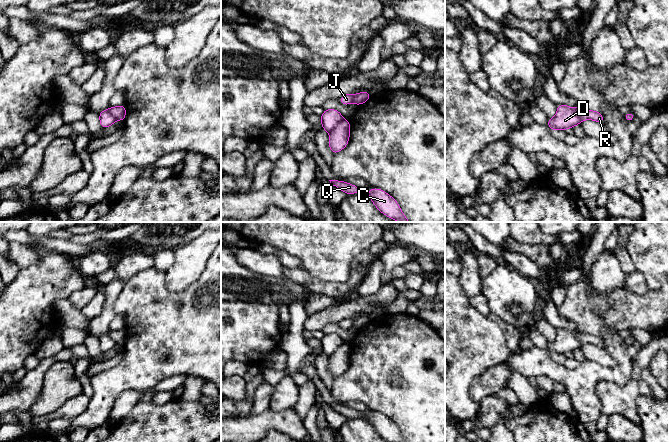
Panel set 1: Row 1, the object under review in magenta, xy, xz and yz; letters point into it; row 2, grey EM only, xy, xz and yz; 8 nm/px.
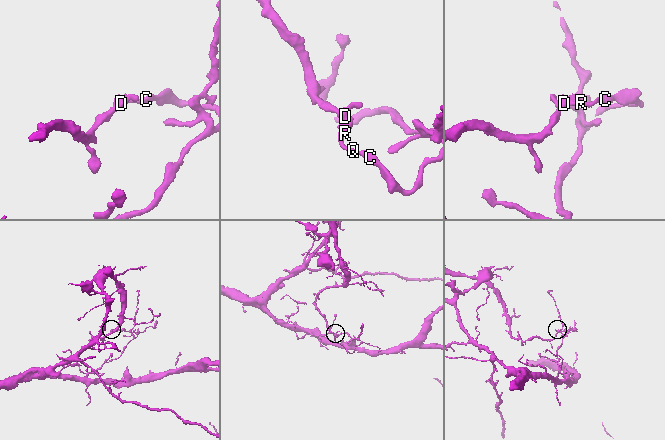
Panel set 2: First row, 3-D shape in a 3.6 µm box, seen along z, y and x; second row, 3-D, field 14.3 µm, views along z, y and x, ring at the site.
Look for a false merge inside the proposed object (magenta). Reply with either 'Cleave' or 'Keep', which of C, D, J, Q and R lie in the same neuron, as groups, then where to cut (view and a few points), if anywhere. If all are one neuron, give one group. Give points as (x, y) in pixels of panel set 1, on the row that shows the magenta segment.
Cleave. Groups: C Q R / D J. Split along xz (344, 119), (330, 134)

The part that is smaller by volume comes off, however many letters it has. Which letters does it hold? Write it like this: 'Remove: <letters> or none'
Remove: D, J

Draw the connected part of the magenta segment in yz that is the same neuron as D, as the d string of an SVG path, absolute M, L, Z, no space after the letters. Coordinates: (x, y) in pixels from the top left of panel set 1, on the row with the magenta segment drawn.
M557 105L557 112L554 118L548 118L548 127L551 130L563 130L580 125L583 119L578 116L574 108L567 105Z

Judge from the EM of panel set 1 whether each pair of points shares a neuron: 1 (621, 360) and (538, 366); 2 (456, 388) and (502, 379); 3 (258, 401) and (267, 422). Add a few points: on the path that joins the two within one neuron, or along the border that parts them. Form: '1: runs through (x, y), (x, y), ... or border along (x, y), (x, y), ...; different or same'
1: runs through (603, 373), (560, 373); same
2: border along (487, 368), (470, 387), (470, 397), (478, 404); different
3: border along (268, 408), (247, 416); different

